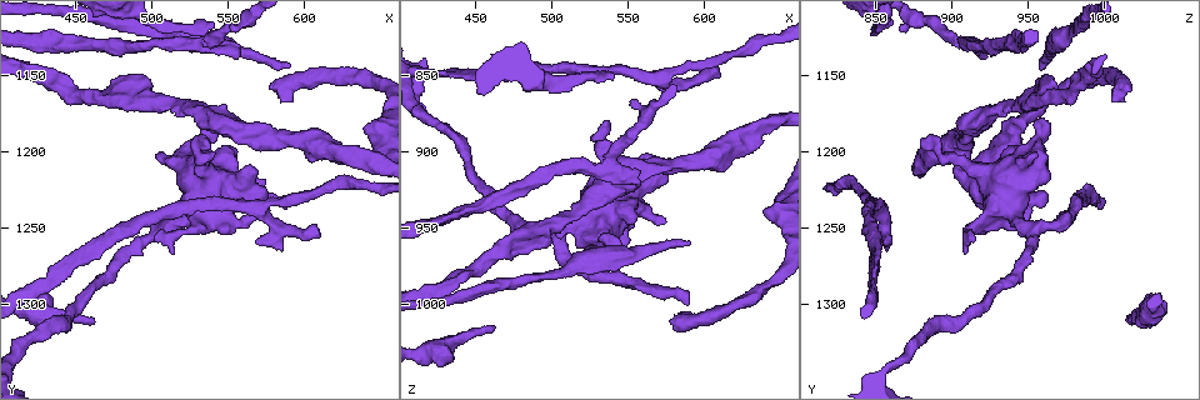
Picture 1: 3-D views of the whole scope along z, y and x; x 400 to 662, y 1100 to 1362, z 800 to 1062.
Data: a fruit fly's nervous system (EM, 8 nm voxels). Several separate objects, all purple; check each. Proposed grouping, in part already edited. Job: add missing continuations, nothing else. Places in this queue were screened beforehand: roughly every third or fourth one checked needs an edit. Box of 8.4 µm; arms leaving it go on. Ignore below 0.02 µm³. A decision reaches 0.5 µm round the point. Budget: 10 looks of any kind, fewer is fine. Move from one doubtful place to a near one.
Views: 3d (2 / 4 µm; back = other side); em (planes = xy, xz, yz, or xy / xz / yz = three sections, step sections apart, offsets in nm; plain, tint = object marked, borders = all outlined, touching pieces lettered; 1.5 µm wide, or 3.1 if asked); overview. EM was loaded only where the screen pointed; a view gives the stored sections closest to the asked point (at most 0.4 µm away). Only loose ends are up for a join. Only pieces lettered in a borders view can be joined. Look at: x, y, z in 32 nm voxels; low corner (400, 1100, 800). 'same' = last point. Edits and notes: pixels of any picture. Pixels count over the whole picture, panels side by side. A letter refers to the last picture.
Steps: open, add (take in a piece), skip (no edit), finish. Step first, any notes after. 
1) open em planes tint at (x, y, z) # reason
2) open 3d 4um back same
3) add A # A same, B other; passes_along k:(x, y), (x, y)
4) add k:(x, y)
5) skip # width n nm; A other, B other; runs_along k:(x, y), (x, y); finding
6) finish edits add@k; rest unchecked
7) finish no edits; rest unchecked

open 3d 2um at (590, 1232, 998) # free end

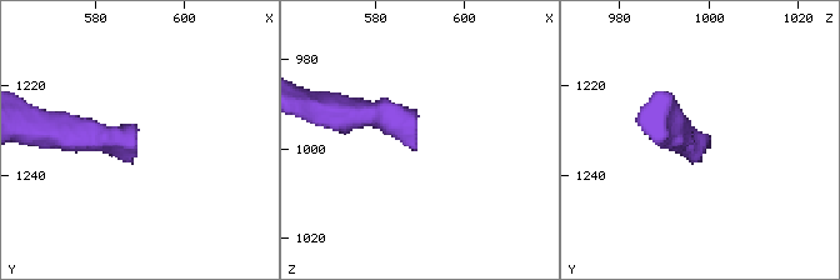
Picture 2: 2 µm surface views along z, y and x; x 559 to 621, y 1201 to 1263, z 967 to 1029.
open em xy step 8 borders at (589, 1232, 1000)

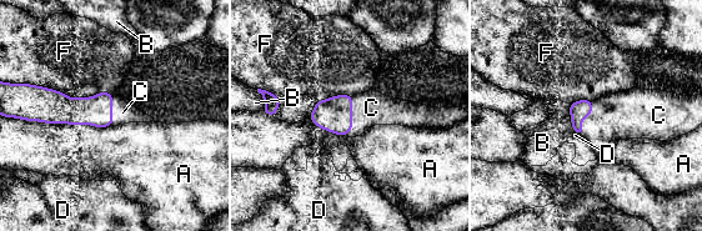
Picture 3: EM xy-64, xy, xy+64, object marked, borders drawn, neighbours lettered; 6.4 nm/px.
open em planes borders same # another direction

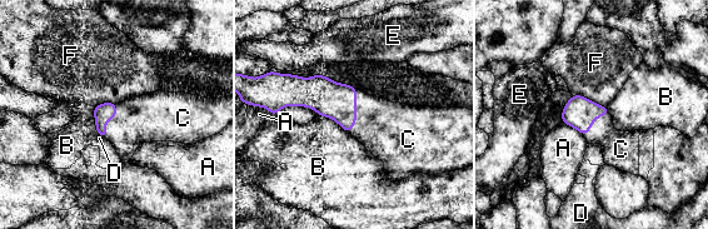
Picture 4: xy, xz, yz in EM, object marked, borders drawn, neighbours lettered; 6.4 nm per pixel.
add 4:(389, 130) # A other, B other, C same, D other, E other, F other; passes_along 4:(328, 98), (355, 111), (389, 130); the neuron continues

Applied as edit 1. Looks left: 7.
open 3d 2um back at (608, 1248, 846)

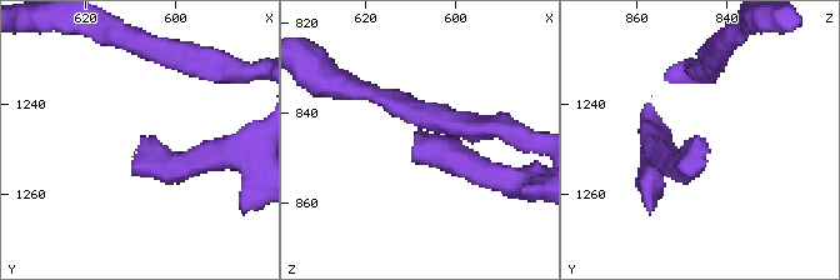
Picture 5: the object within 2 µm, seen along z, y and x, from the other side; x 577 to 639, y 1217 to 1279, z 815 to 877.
open em planes borders at (608, 1250, 844) # need the tissue

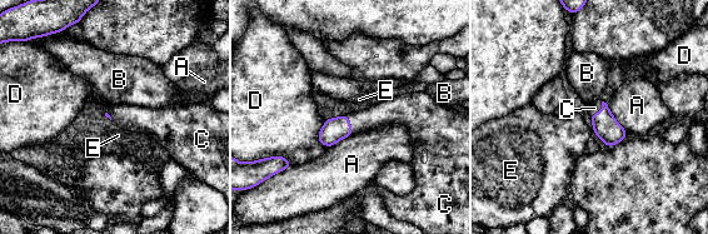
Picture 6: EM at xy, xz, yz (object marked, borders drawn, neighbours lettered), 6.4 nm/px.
add 6:(594, 108) # longest_contact A 220 nm; A other, B other, C same, D other, E other; it goes on there

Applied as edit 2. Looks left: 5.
open 3d 4um at (586, 1166, 1008)

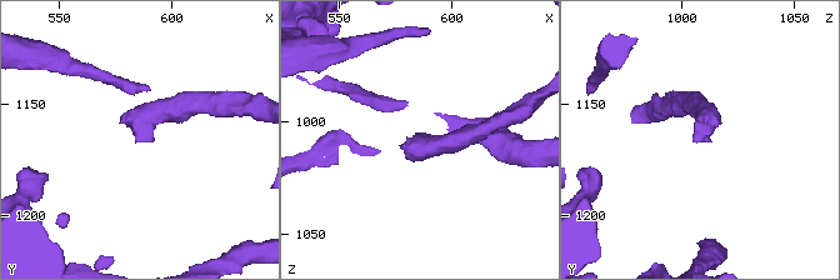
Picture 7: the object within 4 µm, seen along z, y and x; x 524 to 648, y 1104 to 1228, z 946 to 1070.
open em planes tint at (584, 1167, 1006)

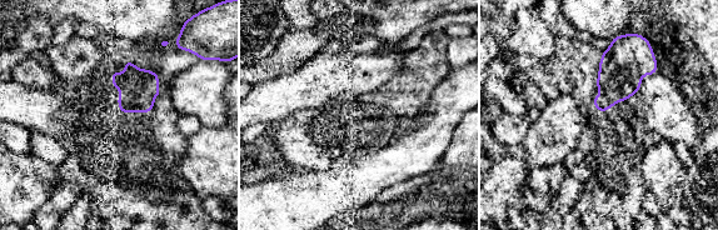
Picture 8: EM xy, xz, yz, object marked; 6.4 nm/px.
open em planes borders same # what lies round it

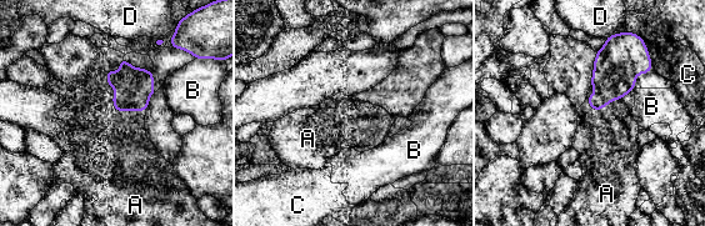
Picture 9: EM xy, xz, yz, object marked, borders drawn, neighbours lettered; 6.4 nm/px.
add 9:(98, 139) # A same, B other, C other, D other; the neuron continues

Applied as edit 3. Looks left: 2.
finish edits add@4, add@6, add@9; rest unchecked

